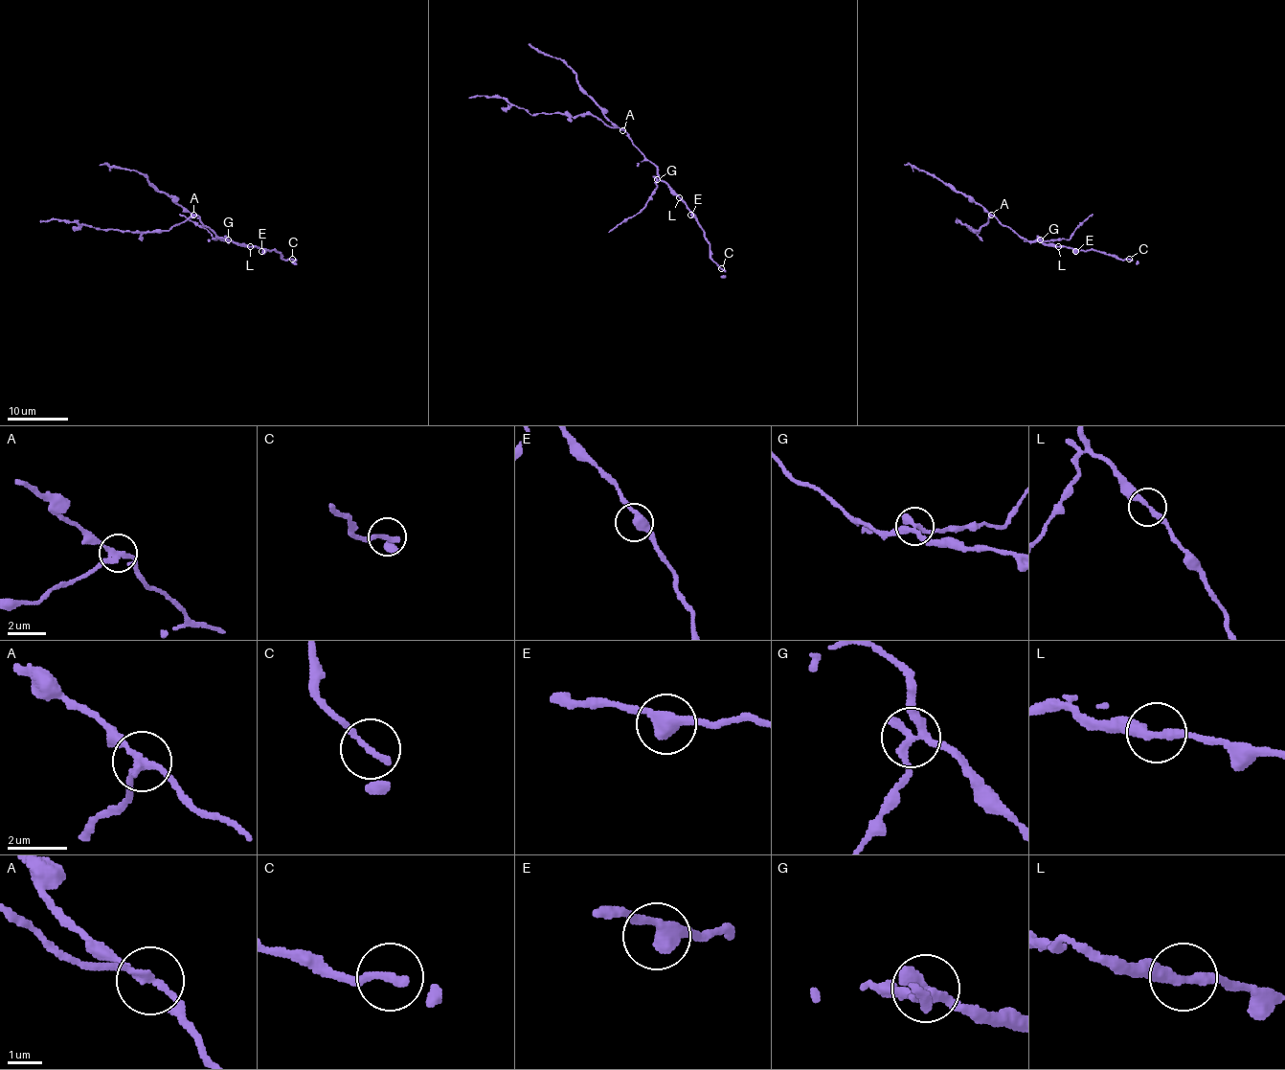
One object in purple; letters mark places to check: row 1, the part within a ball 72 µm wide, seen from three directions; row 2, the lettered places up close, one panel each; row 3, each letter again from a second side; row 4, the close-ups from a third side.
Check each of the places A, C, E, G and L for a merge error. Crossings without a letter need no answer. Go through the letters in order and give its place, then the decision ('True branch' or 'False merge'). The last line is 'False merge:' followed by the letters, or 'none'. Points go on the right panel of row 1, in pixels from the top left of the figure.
A: Place: (991, 215). False merge
C: Place: (1129, 259). True branch
E: Place: (1075, 251). True branch
G: Place: (1040, 239). False merge
L: Place: (1058, 246). True branch
False merge: A, G

